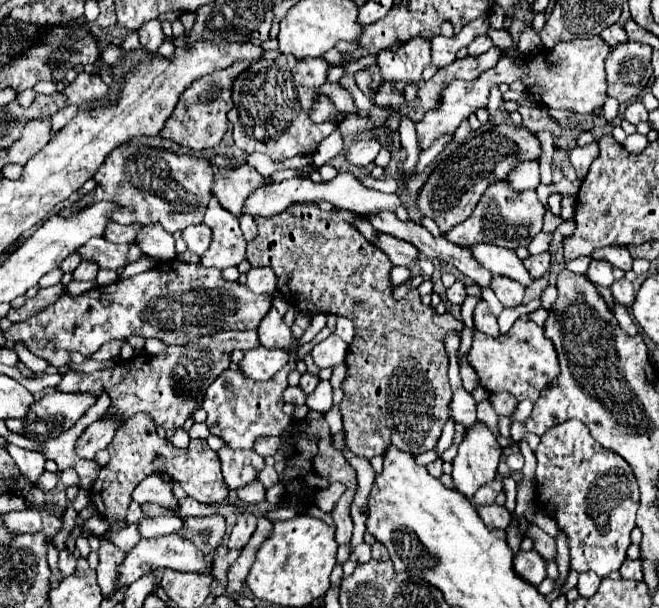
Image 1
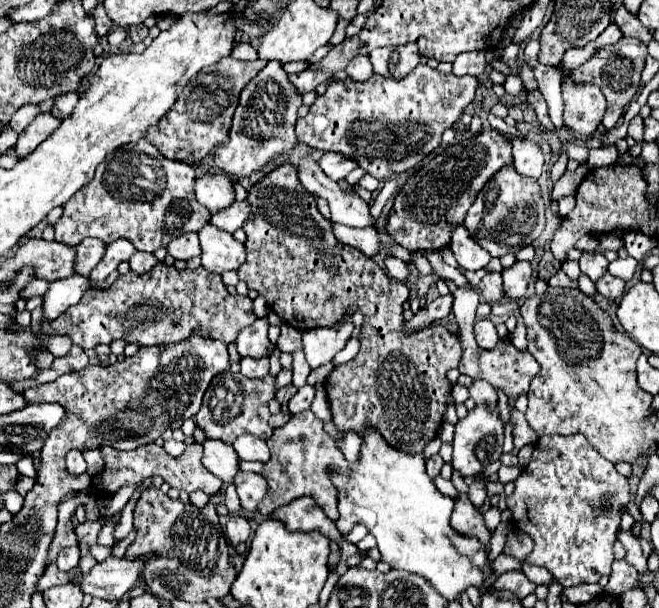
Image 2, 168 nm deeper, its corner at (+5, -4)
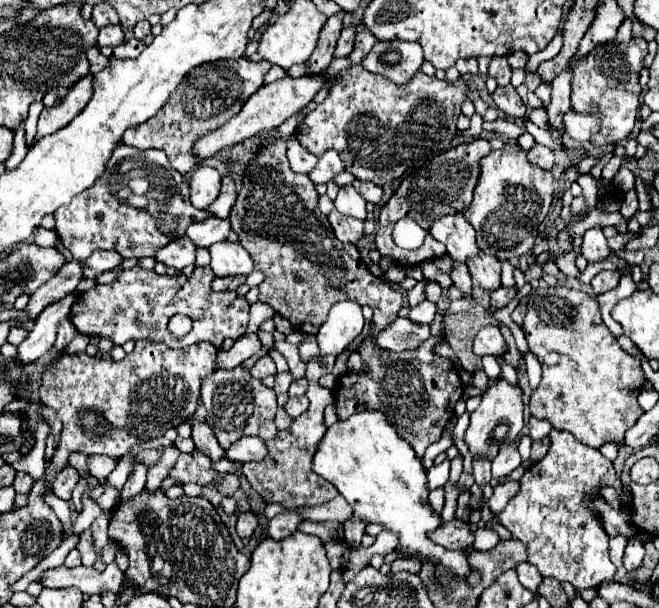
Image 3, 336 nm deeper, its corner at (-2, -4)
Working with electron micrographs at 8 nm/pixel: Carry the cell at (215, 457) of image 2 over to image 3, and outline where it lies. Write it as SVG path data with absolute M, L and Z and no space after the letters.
M192 421L192 439L196 443L196 449L208 455L212 461L220 461L224 457L224 449L218 445L212 429L206 423Z

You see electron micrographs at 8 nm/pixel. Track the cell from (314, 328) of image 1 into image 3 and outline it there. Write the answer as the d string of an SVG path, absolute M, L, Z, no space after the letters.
M238 365L232 371L216 371L212 377L206 377L204 385L200 385L200 399L206 407L206 423L212 427L222 449L228 449L244 435L254 435L264 441L276 437L276 393L254 379L246 367Z

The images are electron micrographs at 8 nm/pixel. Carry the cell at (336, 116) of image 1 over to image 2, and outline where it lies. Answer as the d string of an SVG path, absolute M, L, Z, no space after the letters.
M417 65L413 73L403 77L401 81L385 79L373 75L371 79L357 83L353 79L333 81L323 95L315 99L311 105L311 111L297 119L297 139L313 149L321 151L335 151L343 153L351 159L355 159L369 175L377 177L379 181L387 181L401 171L407 171L415 167L423 157L427 157L441 141L441 135L445 129L449 129L455 121L459 121L463 109L473 101L477 91L477 77L457 77L453 73L439 73L437 69L431 69L427 65Z

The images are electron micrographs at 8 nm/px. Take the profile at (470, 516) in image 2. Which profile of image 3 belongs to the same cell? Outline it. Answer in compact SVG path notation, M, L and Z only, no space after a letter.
M458 519L442 525L440 529L428 535L432 537L432 541L436 541L436 545L444 545L446 549L466 549L472 547L474 541L474 533L470 531L470 525Z

